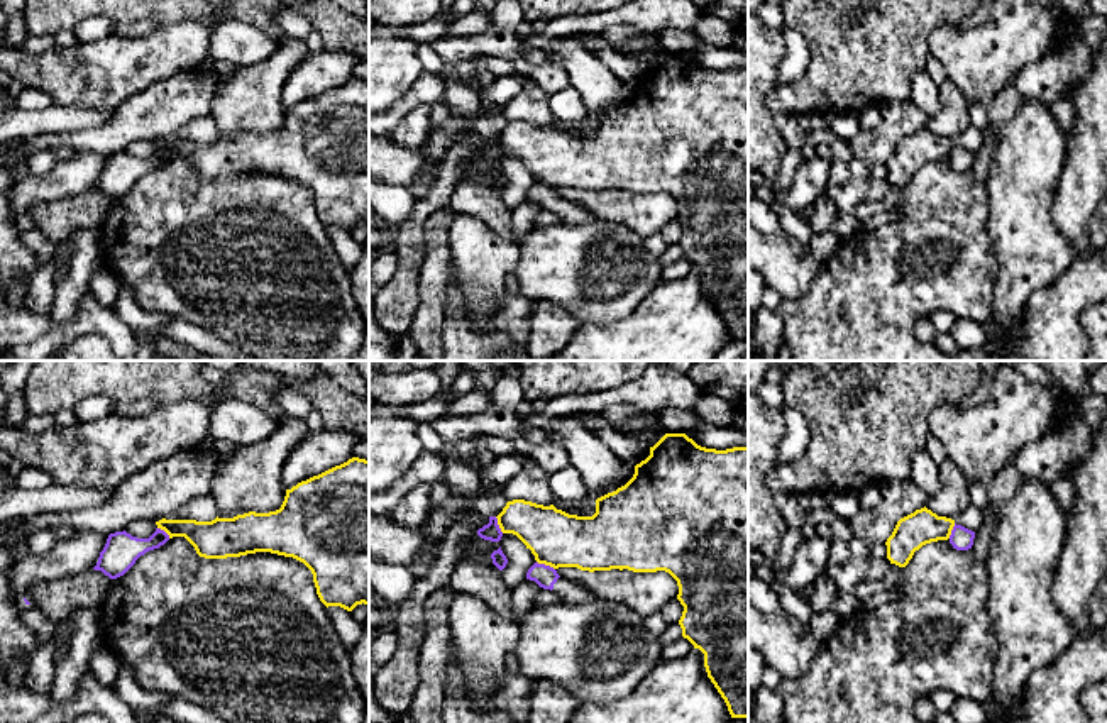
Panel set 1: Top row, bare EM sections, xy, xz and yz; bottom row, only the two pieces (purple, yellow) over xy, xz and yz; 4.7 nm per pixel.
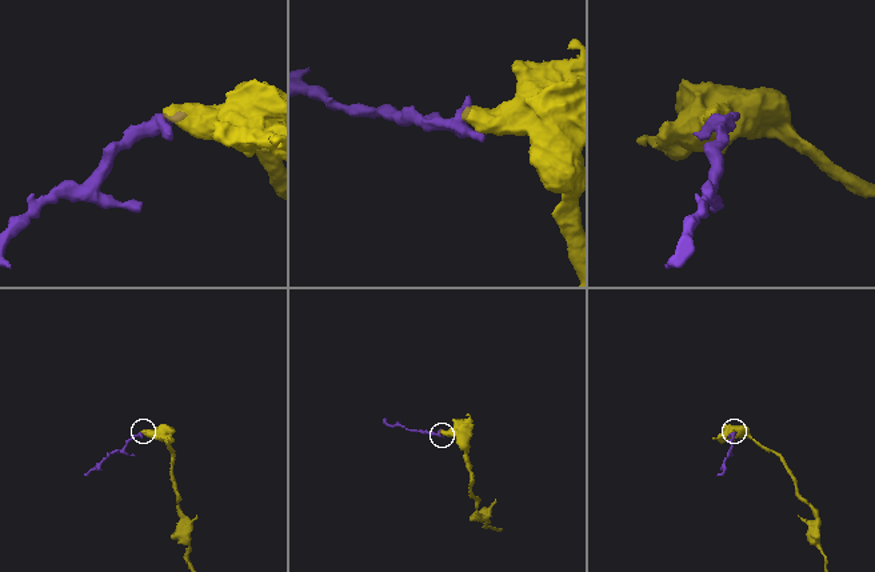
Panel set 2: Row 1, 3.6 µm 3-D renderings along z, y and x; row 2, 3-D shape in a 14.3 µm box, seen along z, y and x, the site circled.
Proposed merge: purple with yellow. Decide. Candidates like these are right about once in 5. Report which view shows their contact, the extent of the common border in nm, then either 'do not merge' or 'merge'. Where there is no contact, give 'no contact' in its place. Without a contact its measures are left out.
meets purple in xz; contact 100 nm long; do not merge

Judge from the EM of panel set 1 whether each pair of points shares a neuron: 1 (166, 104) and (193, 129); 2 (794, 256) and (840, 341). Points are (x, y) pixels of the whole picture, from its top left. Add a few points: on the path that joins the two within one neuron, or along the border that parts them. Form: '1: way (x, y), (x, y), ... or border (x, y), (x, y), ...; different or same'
1: border (210, 114), (192, 119), (165, 137); different
2: border (820, 268), (801, 297), (782, 300); different

